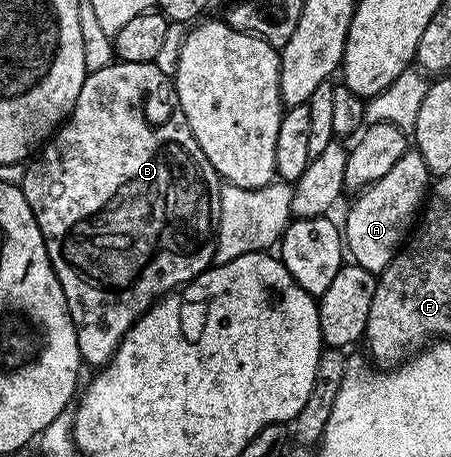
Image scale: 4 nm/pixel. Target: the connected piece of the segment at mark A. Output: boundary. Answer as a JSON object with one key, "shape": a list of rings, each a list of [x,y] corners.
{"shape":[[[409,148],[402,159],[382,175],[382,179],[363,190],[357,196],[360,198],[349,207],[348,218],[342,221],[342,236],[351,260],[366,267],[366,271],[377,275],[383,273],[386,266],[395,262],[410,230],[417,224],[418,214],[429,192],[430,174],[426,163],[419,149]]]}

